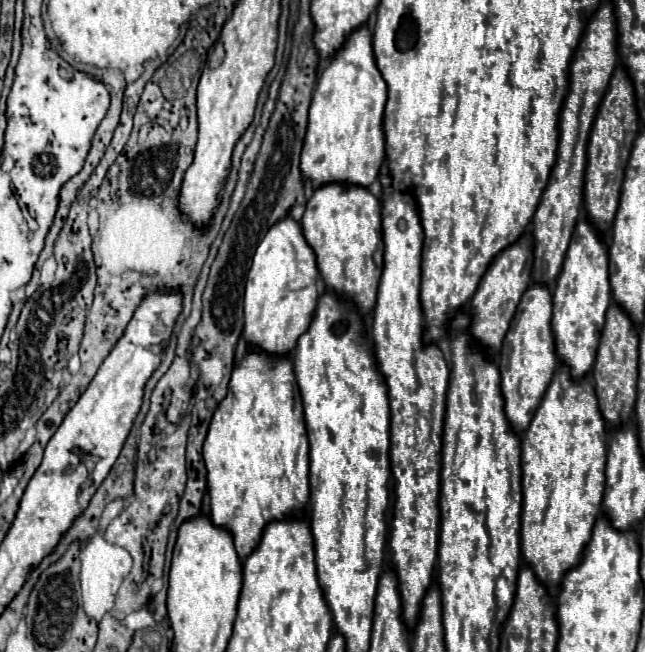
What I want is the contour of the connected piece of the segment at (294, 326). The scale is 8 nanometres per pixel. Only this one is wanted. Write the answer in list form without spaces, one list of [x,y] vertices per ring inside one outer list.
[[[290,216],[274,224],[256,248],[244,294],[244,332],[250,346],[262,346],[270,354],[290,354],[298,344],[298,334],[310,326],[314,302],[318,302],[318,268],[312,248],[306,244],[302,228]]]

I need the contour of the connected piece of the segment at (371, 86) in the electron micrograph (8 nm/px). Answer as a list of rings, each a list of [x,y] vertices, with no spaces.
[[[362,26],[348,36],[342,50],[324,68],[310,104],[300,170],[302,178],[306,178],[314,190],[326,186],[326,182],[346,182],[368,188],[378,178],[384,160],[384,104],[386,82],[376,68],[370,30]]]

